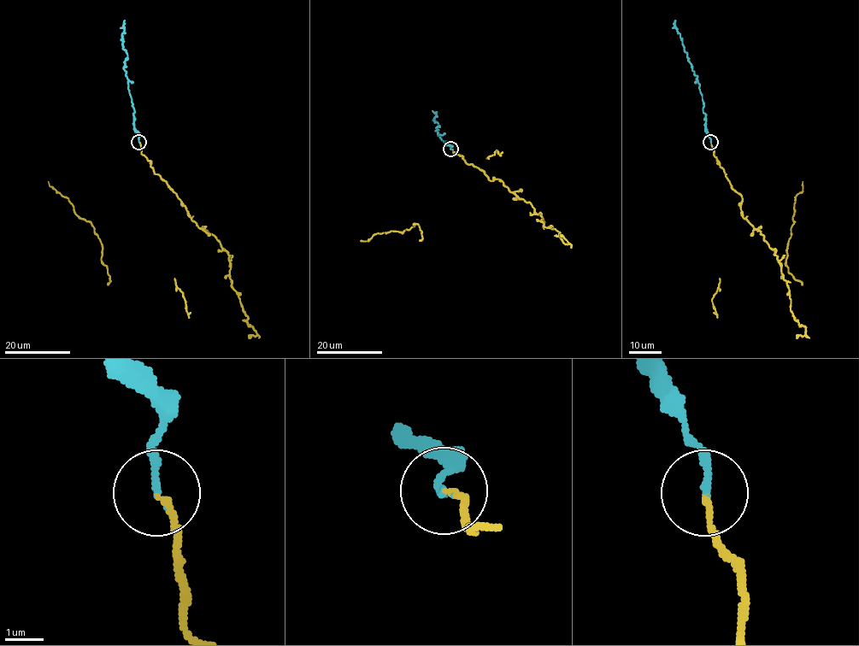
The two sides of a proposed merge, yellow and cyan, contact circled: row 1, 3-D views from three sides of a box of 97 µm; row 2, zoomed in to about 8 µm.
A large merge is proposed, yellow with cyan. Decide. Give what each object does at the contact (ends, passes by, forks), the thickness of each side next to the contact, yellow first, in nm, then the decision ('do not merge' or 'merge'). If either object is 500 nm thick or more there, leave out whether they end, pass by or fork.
yellow ends | cyan ends | 150/190 nm | merge

